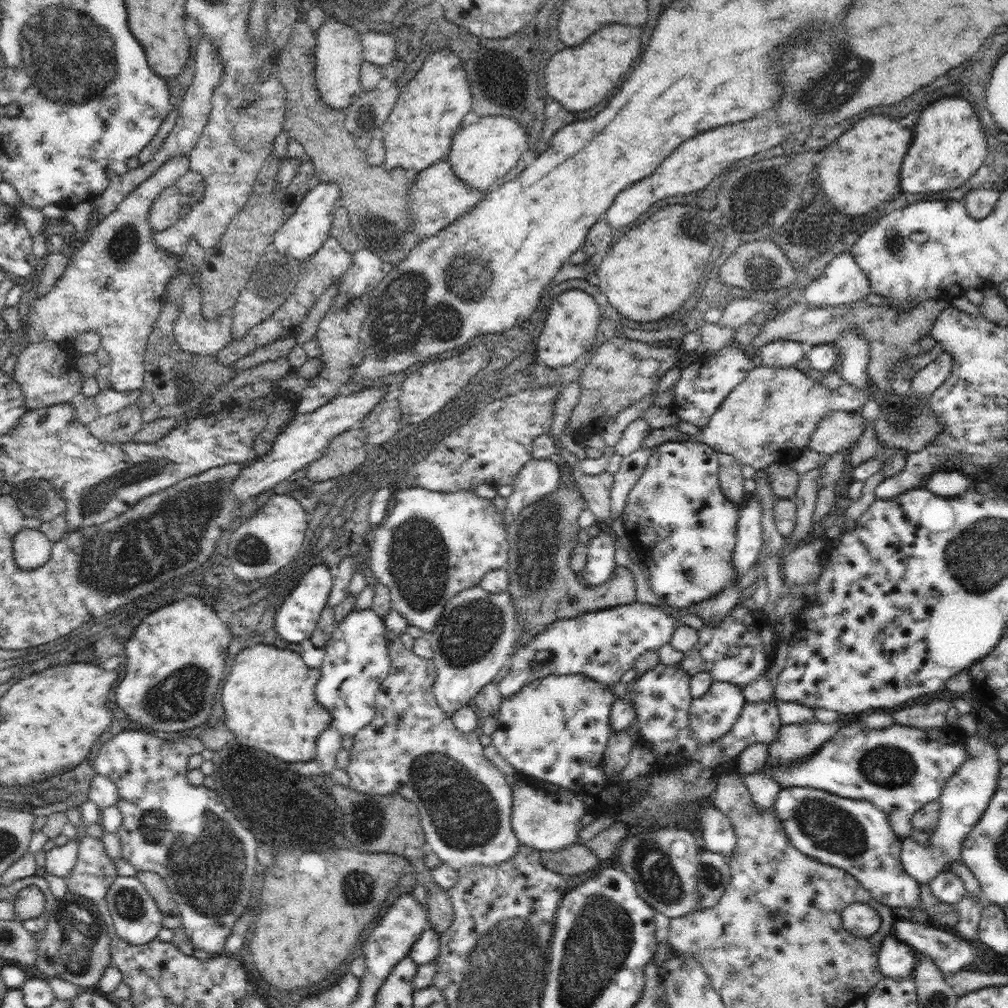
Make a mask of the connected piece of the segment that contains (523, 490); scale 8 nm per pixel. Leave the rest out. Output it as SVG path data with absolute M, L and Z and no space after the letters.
M531 458L524 468L520 469L513 492L507 499L503 511L507 525L517 519L520 511L530 504L539 502L542 497L551 494L559 487L560 468L550 459Z

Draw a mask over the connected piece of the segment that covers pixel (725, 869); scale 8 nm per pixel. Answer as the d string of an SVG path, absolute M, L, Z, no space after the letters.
M706 850L700 853L697 872L699 908L712 908L718 904L726 888L732 886L728 861L721 854Z

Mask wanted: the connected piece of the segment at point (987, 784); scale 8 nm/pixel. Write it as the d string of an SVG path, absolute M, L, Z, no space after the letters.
M973 734L967 736L966 742L964 742L964 752L967 753L968 758L945 782L944 788L937 798L941 804L940 819L936 822L933 833L930 834L930 843L922 845L911 836L901 841L900 858L903 869L919 884L929 884L940 871L947 870L950 863L961 860L963 840L980 821L996 792L1001 767L998 747Z

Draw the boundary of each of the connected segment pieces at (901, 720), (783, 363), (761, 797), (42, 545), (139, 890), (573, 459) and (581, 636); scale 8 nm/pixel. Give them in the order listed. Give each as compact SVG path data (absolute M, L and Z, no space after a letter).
M935 700L930 704L918 704L896 712L896 724L914 728L942 728L946 726L946 712L952 702Z
M778 340L766 344L762 350L759 350L756 360L757 365L790 368L804 356L800 343L792 340Z
M756 771L755 773L747 773L743 775L743 779L754 801L754 808L762 810L762 812L772 808L778 793L783 789L766 772Z
M22 529L13 538L13 557L23 571L40 568L51 555L50 542L34 529Z
M118 875L108 889L106 902L113 918L115 932L120 939L126 940L134 947L150 942L158 936L159 930L163 927L161 910L137 876Z
M559 446L563 452L566 463L571 469L575 478L575 484L580 489L582 497L588 503L596 520L603 519L605 522L612 522L611 518L611 491L613 487L613 474L604 471L598 475L585 474L577 463L577 457L572 452Z
M638 601L557 620L514 651L508 674L497 684L501 698L512 697L530 682L549 675L580 672L614 692L614 685L633 668L636 657L668 644L678 624L672 613Z

